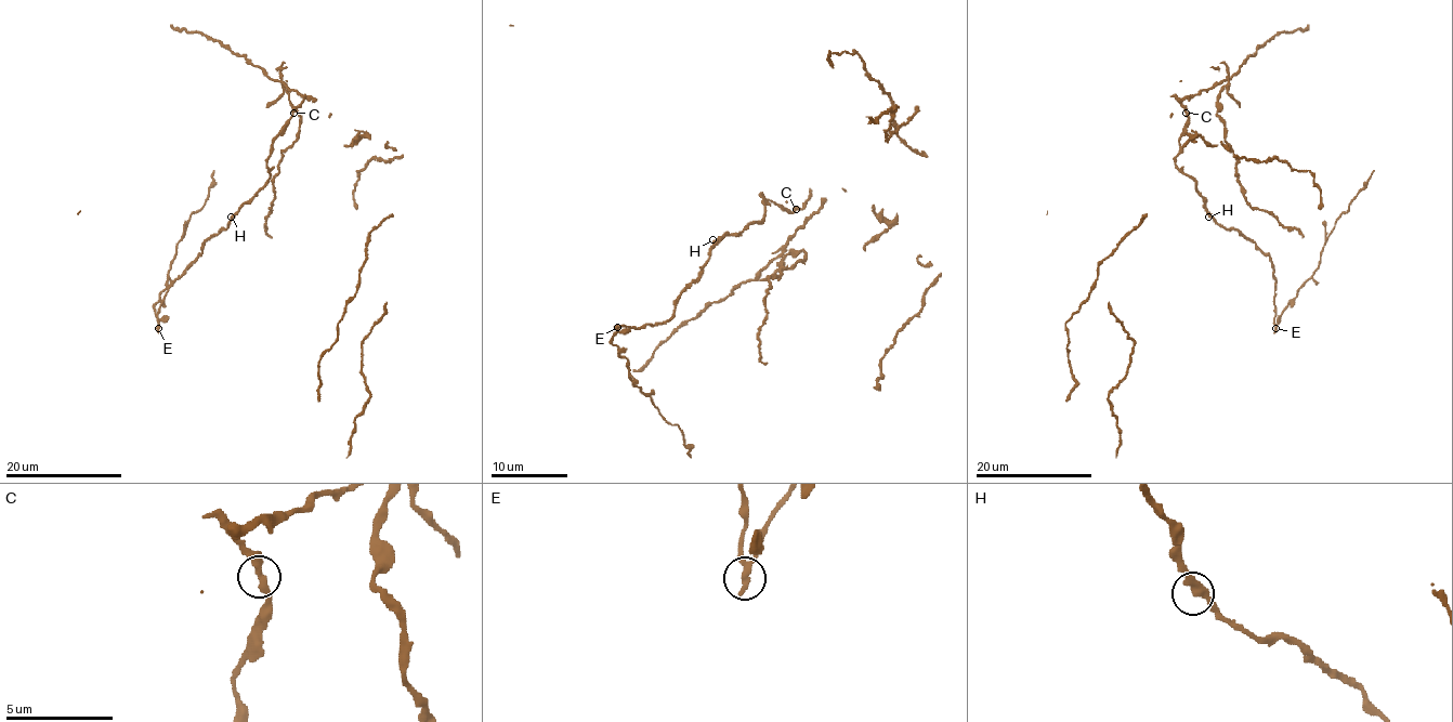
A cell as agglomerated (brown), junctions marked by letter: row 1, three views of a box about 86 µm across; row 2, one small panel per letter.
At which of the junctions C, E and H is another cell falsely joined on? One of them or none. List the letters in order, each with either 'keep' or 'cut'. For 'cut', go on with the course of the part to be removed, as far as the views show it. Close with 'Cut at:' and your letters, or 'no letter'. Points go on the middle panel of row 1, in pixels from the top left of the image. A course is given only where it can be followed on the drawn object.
C: keep
E: cut; foreign part runs (617, 328), (612, 343), (627, 360), (632, 383), (682, 433), (690, 448), (690, 458)
H: keep
Cut at: E

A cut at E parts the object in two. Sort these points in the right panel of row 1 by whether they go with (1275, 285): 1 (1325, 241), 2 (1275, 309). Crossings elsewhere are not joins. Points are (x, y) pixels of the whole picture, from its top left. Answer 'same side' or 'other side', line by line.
1: other side
2: same side

